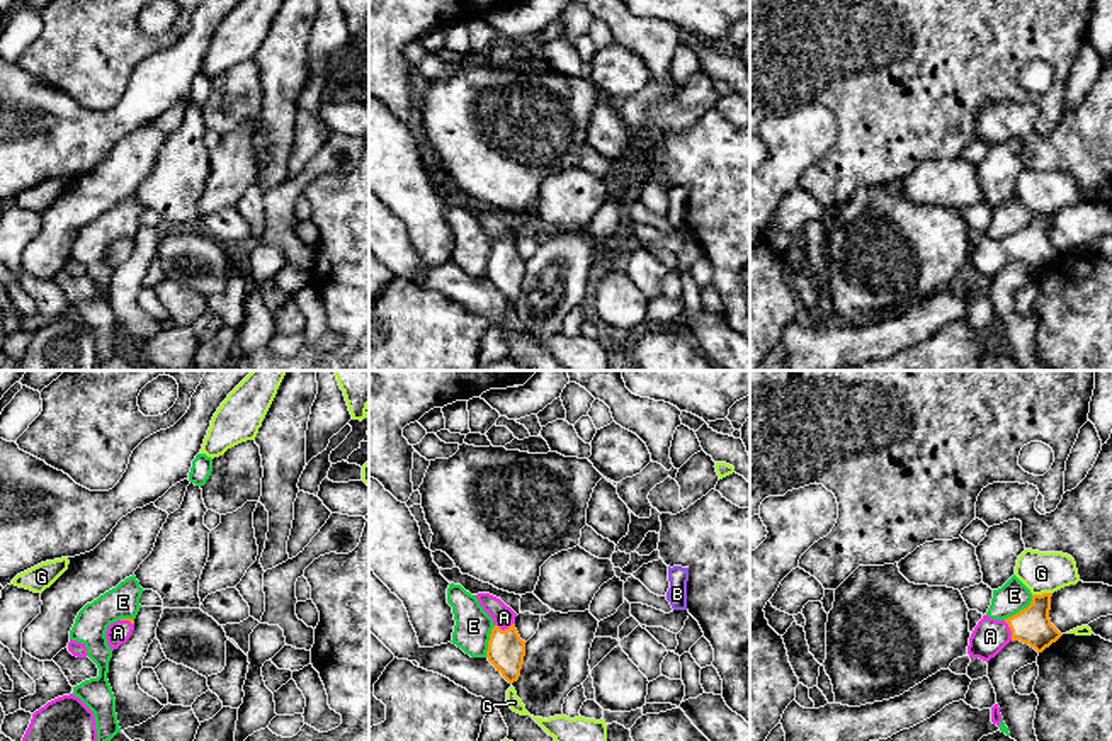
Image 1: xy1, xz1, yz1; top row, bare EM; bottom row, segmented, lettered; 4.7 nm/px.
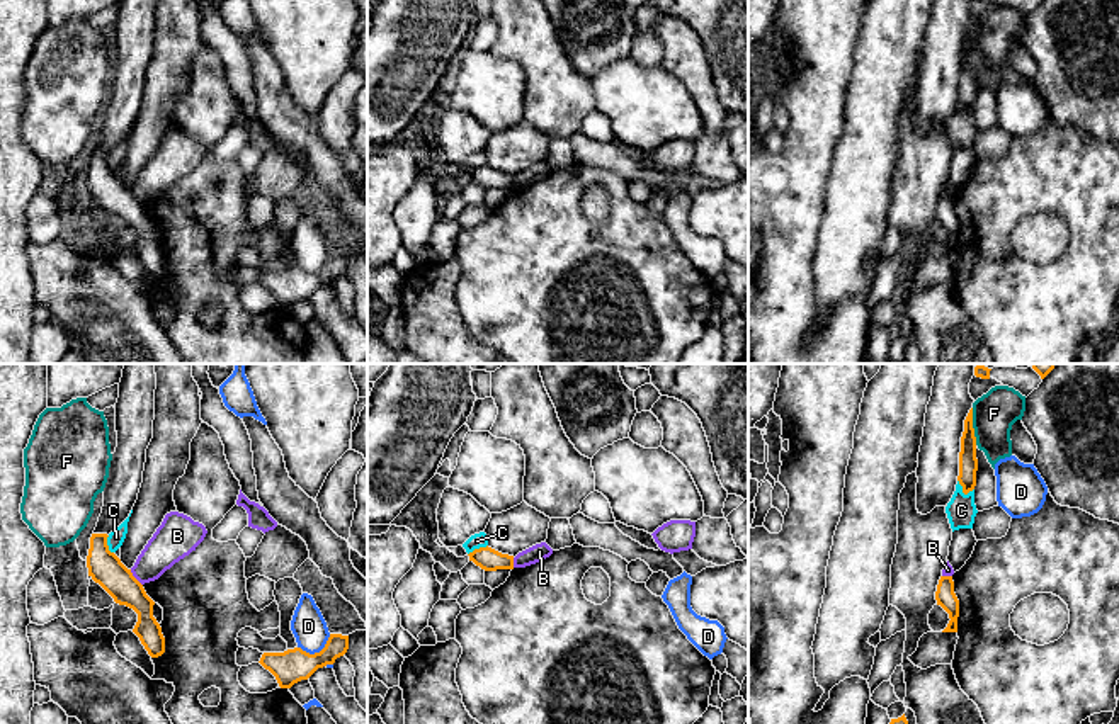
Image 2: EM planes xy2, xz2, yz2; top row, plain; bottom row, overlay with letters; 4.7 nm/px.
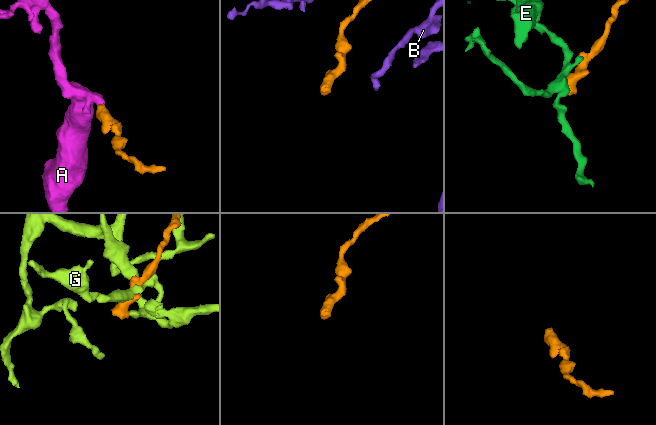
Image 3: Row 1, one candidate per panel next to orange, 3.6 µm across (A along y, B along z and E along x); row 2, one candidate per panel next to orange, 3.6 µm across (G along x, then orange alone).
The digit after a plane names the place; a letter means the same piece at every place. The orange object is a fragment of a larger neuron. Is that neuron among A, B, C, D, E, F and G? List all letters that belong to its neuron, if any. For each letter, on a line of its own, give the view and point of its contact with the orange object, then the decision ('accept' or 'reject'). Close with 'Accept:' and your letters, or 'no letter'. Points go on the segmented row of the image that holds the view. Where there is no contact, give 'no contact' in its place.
A: meets orange in xz1 at (505, 629); accept
B: meets orange in xy2 at (135, 578); reject
C: meets orange in yz2 at (963, 492); reject
D: meets orange in xy2 at (317, 653); reject
E: meets orange in yz1 at (1021, 610); reject
F: meets orange in yz2 at (971, 427); reject
G: meets orange in yz1 at (1043, 593); reject
Accept: A

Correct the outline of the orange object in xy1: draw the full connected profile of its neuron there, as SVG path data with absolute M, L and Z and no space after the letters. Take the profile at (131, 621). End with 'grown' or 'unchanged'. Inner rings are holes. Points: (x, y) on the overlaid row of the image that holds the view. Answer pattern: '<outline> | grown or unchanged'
M121 619L107 627L105 637L109 648L114 651L121 644L124 644L134 631L134 620L133 619Z | grown

